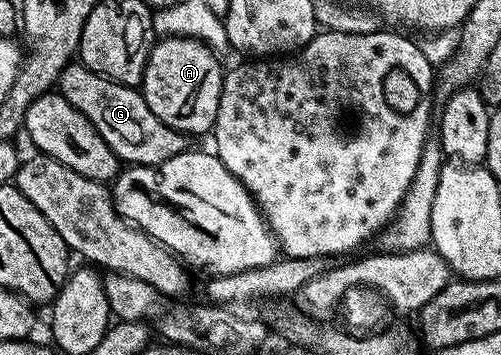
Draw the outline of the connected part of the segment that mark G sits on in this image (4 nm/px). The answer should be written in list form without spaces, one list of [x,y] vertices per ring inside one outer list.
[[[70,62],[63,71],[59,81],[59,92],[67,98],[75,110],[79,110],[95,126],[97,133],[111,146],[118,161],[129,166],[159,166],[167,158],[175,158],[186,151],[186,133],[177,132],[167,126],[147,106],[144,96],[136,87],[117,84],[100,76],[80,62]]]

